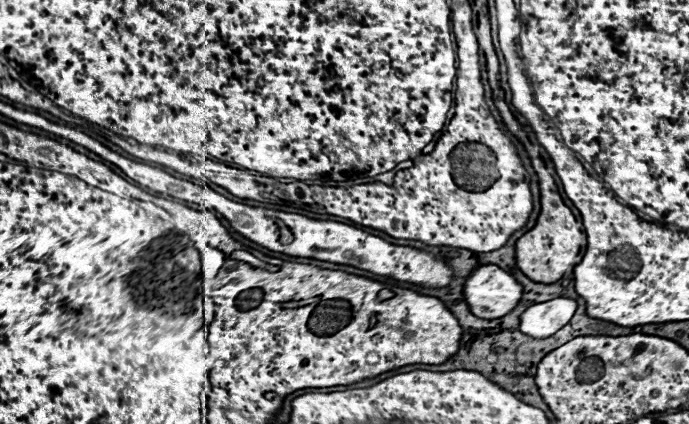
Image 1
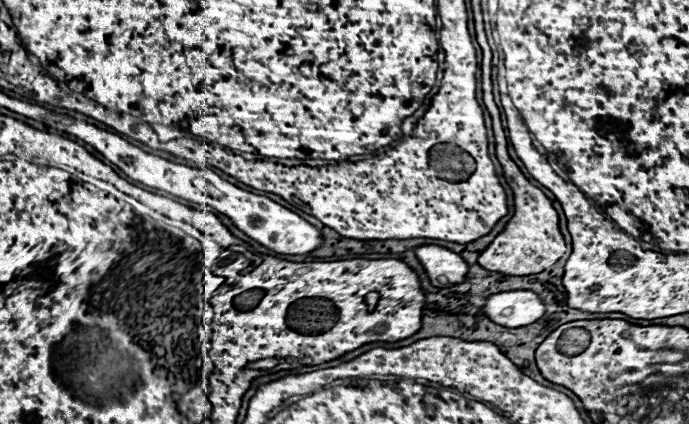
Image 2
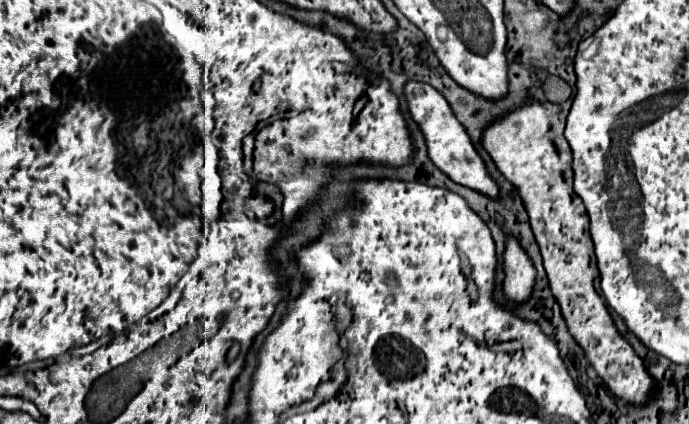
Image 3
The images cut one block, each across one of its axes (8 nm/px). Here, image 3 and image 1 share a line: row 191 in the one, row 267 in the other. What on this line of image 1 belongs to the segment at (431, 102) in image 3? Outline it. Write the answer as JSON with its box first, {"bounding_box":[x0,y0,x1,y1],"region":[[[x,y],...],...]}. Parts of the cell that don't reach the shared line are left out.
{"bounding_box":[464,264,522,318],"region":[[[484,264],[464,278],[464,298],[478,318],[502,318],[522,298],[522,286],[502,268]]]}

